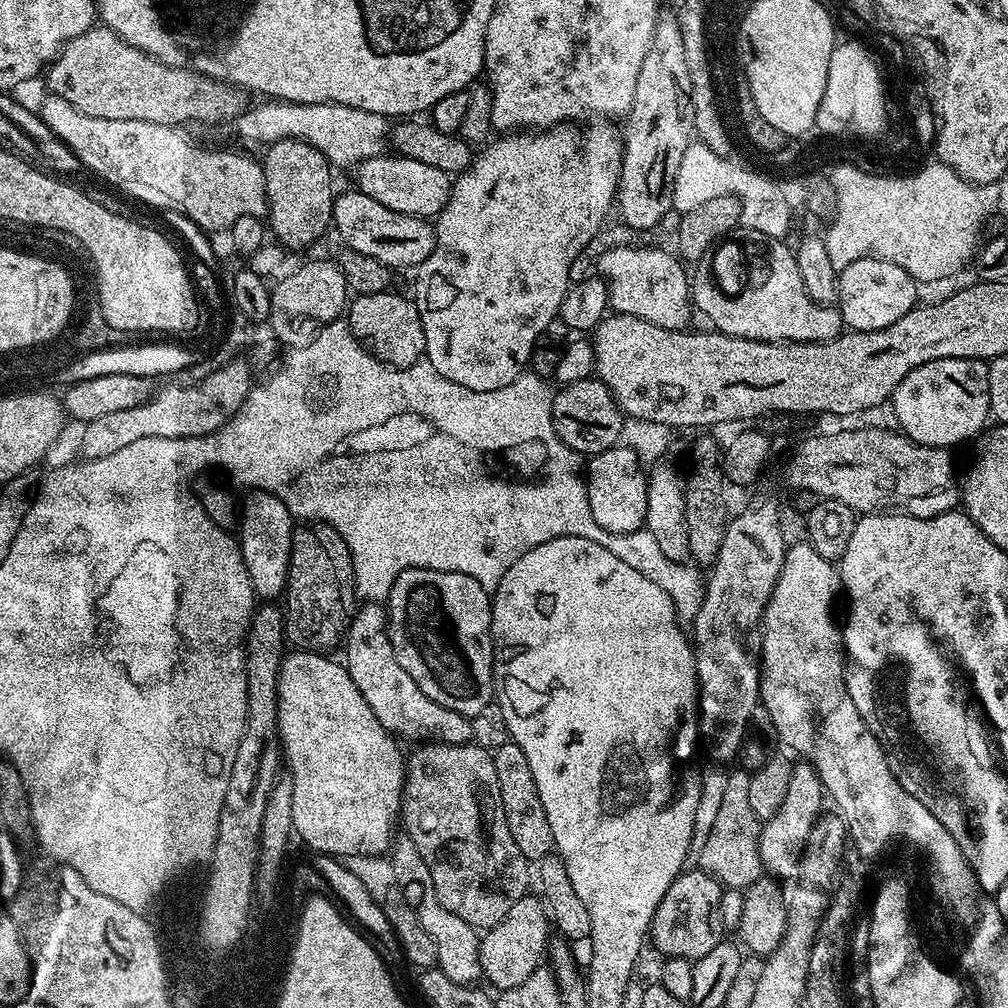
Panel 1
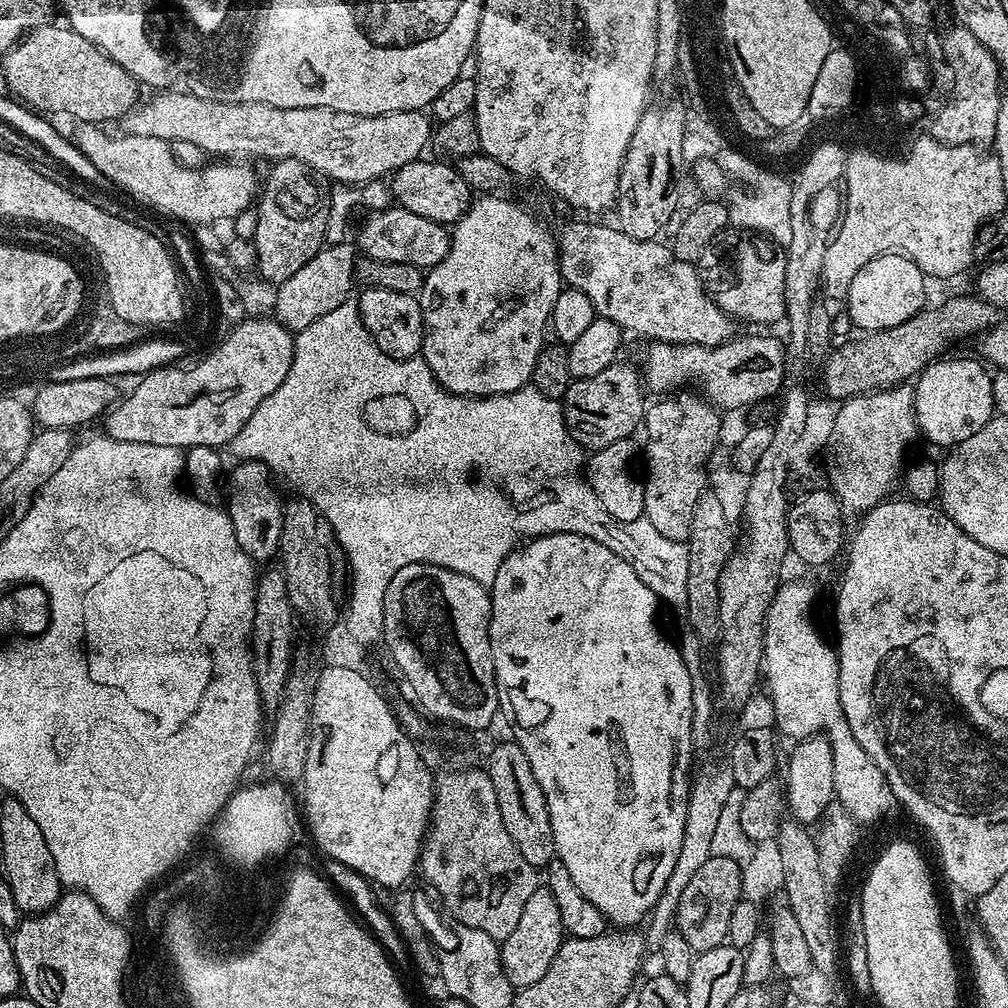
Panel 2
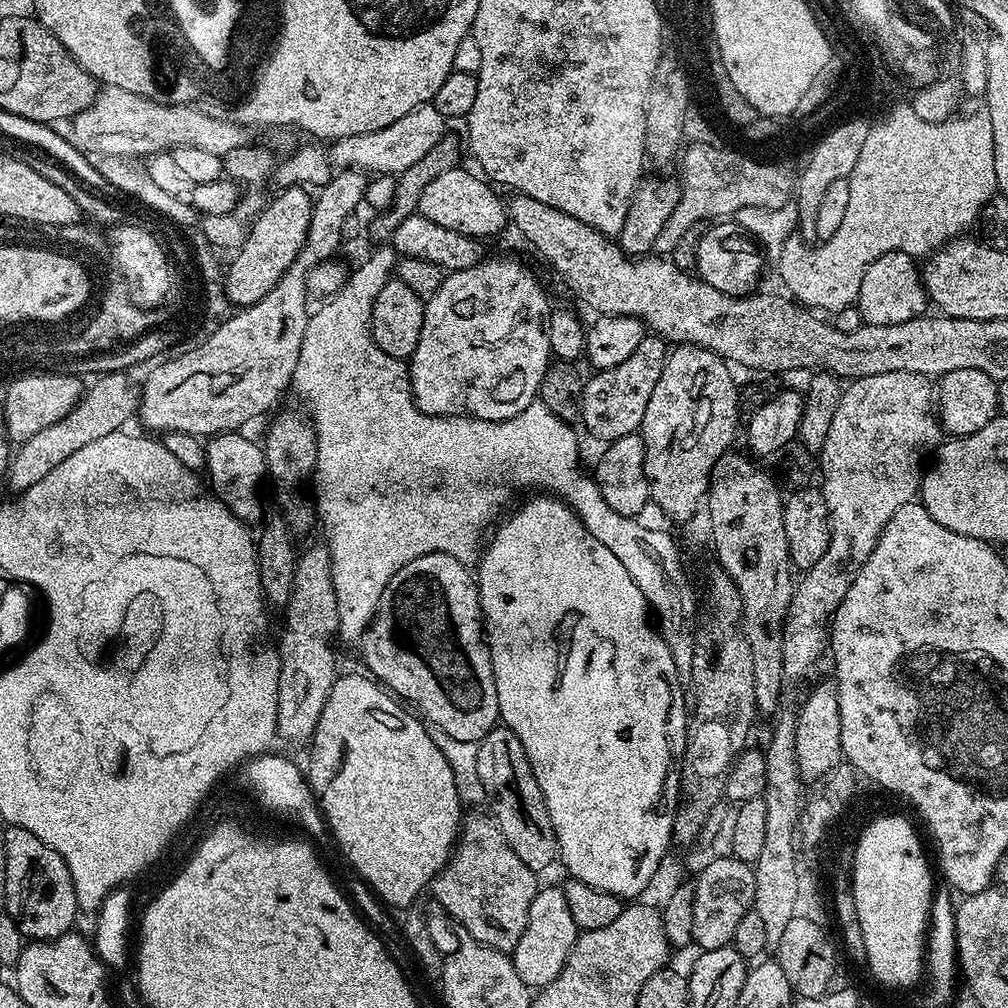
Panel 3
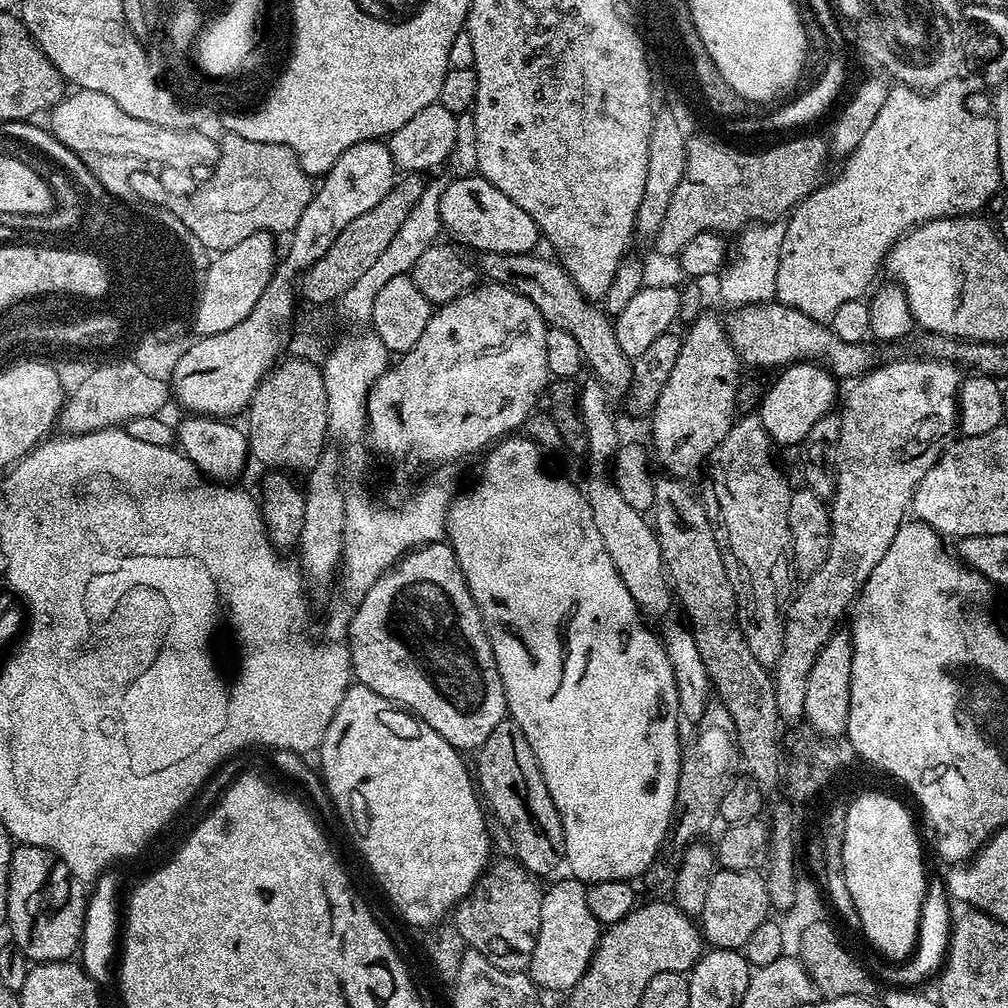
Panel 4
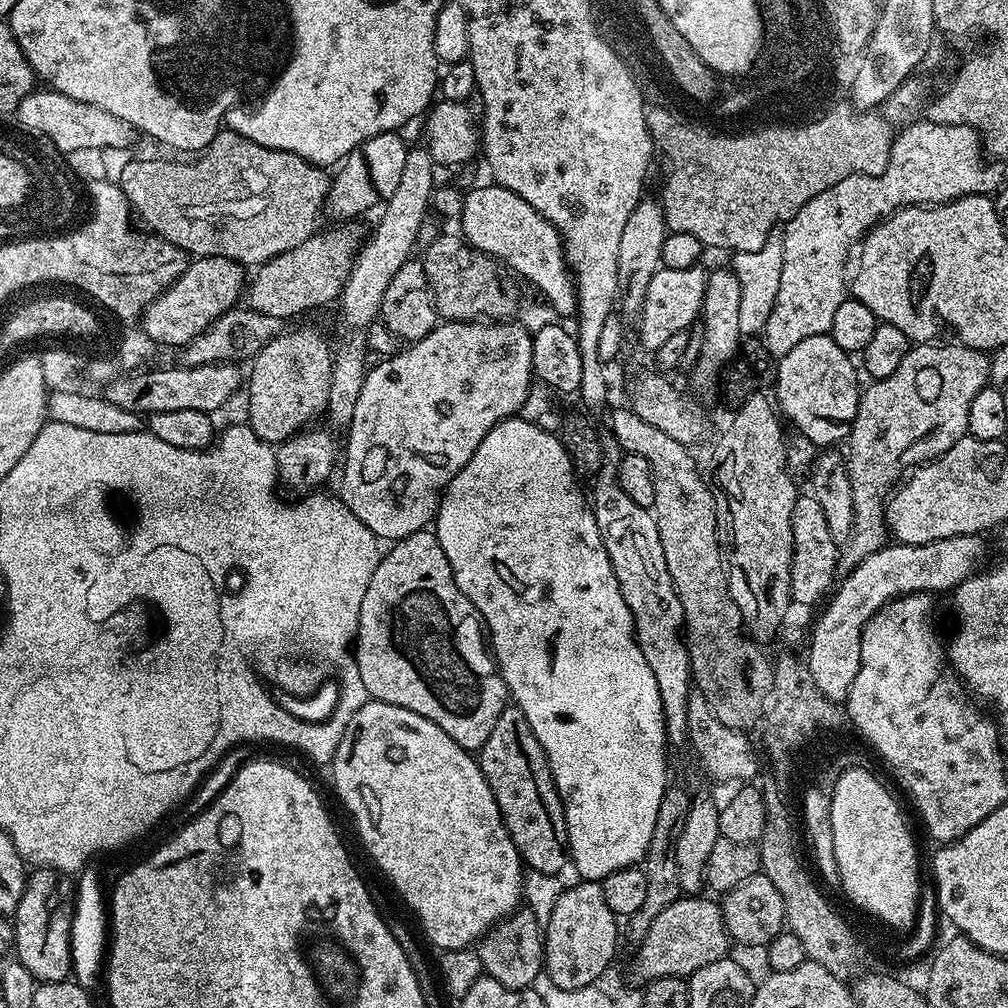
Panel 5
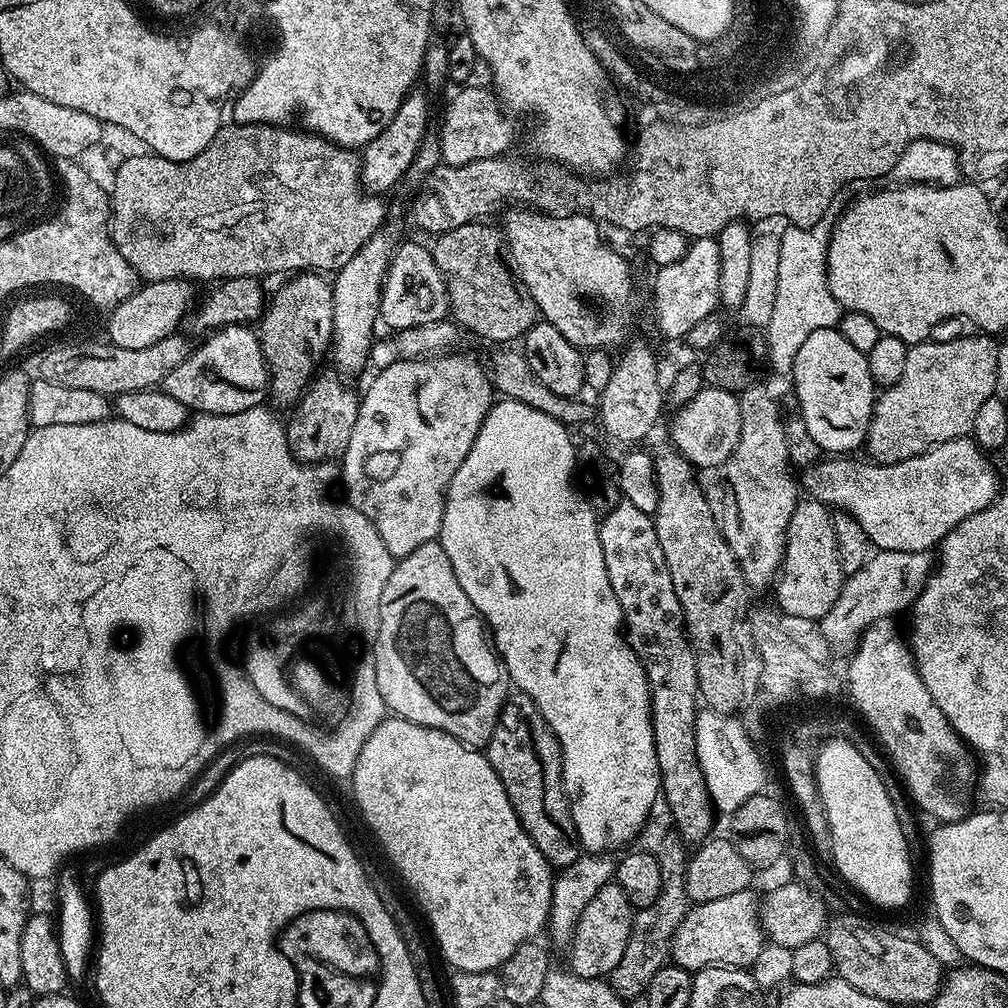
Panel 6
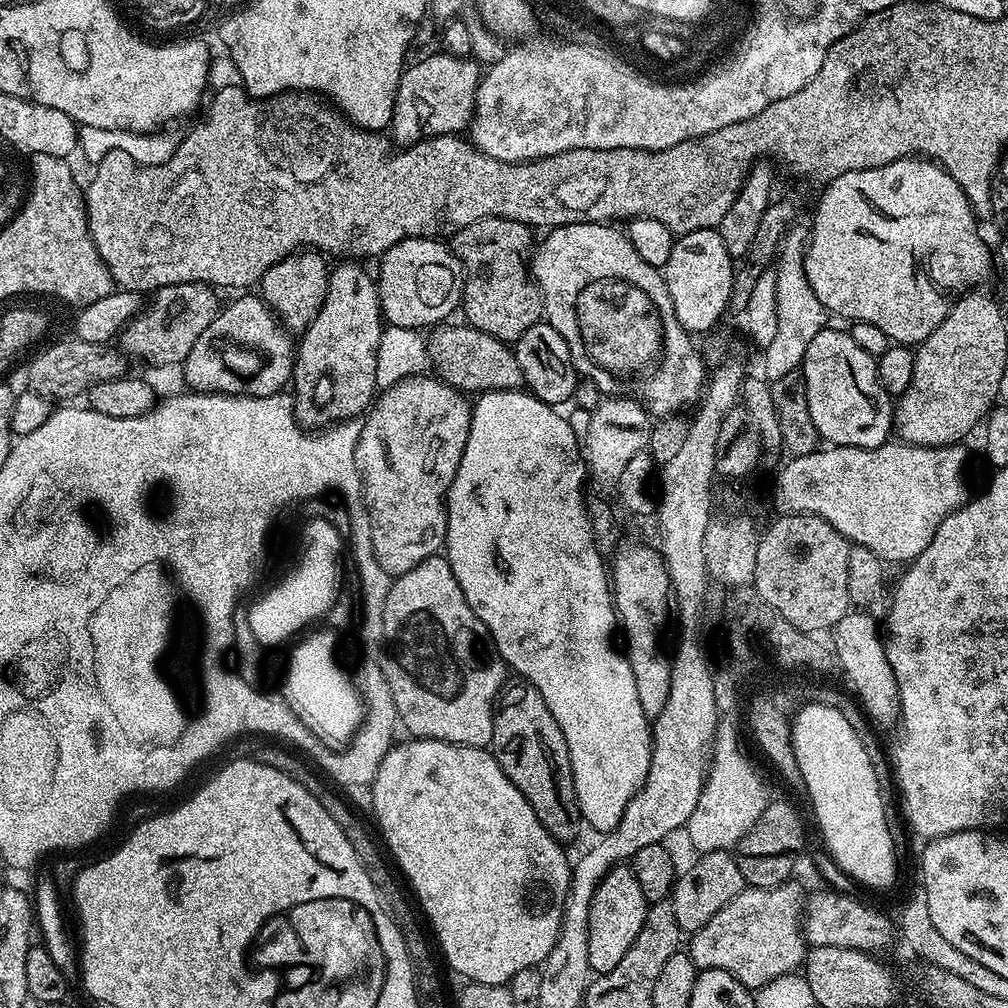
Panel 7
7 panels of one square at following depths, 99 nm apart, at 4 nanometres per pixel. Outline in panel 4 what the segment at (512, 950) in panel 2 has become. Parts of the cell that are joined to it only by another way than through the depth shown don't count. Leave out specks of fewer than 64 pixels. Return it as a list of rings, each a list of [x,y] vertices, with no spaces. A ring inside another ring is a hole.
[[[553,879],[553,884],[543,889],[538,942],[534,942],[534,954],[526,969],[537,988],[564,993],[575,988],[582,974],[586,974],[602,935],[602,925],[594,918],[594,914],[590,914],[590,906],[586,902],[585,881],[567,879]]]

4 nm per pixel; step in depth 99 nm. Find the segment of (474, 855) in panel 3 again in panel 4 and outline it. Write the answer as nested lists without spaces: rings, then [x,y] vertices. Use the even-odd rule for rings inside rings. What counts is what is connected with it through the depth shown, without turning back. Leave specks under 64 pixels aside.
[[[500,858],[485,871],[472,893],[464,897],[454,909],[454,926],[471,951],[481,952],[498,970],[523,972],[534,954],[534,942],[538,942],[538,922],[542,918],[542,888],[537,877],[520,865],[515,858]]]

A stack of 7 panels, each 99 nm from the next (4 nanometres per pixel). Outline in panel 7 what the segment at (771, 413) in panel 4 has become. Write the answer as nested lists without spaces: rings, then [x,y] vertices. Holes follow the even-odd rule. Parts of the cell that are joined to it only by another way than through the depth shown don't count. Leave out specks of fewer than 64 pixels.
[[[826,326],[818,334],[814,334],[810,346],[806,346],[802,375],[806,386],[806,398],[810,406],[810,418],[814,418],[814,426],[818,430],[821,441],[829,445],[877,448],[887,444],[894,432],[894,400],[878,378],[877,357],[862,350],[861,346],[854,342],[848,330],[839,332],[832,327]]]

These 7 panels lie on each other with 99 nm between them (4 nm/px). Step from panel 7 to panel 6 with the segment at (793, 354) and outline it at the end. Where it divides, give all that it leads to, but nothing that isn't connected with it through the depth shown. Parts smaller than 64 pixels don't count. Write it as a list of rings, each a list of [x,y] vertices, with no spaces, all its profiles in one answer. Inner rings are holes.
[[[821,218],[809,228],[788,226],[785,229],[779,233],[778,294],[774,294],[774,314],[770,314],[766,335],[771,371],[788,374],[802,342],[806,342],[814,330],[837,327],[842,309],[834,294],[830,294],[828,285],[828,243],[832,224]]]

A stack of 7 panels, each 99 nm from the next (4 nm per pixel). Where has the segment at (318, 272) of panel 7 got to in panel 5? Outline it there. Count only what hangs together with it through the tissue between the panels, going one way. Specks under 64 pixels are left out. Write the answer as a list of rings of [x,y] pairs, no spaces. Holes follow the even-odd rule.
[[[289,327],[280,336],[274,338],[262,350],[258,350],[256,356],[250,360],[252,373],[246,376],[246,392],[248,388],[248,427],[258,434],[267,444],[273,446],[282,443],[295,436],[297,432],[303,432],[313,423],[315,416],[323,417],[328,411],[328,399],[330,398],[330,382],[332,381],[332,354],[334,348],[328,340],[316,328],[292,328]]]

